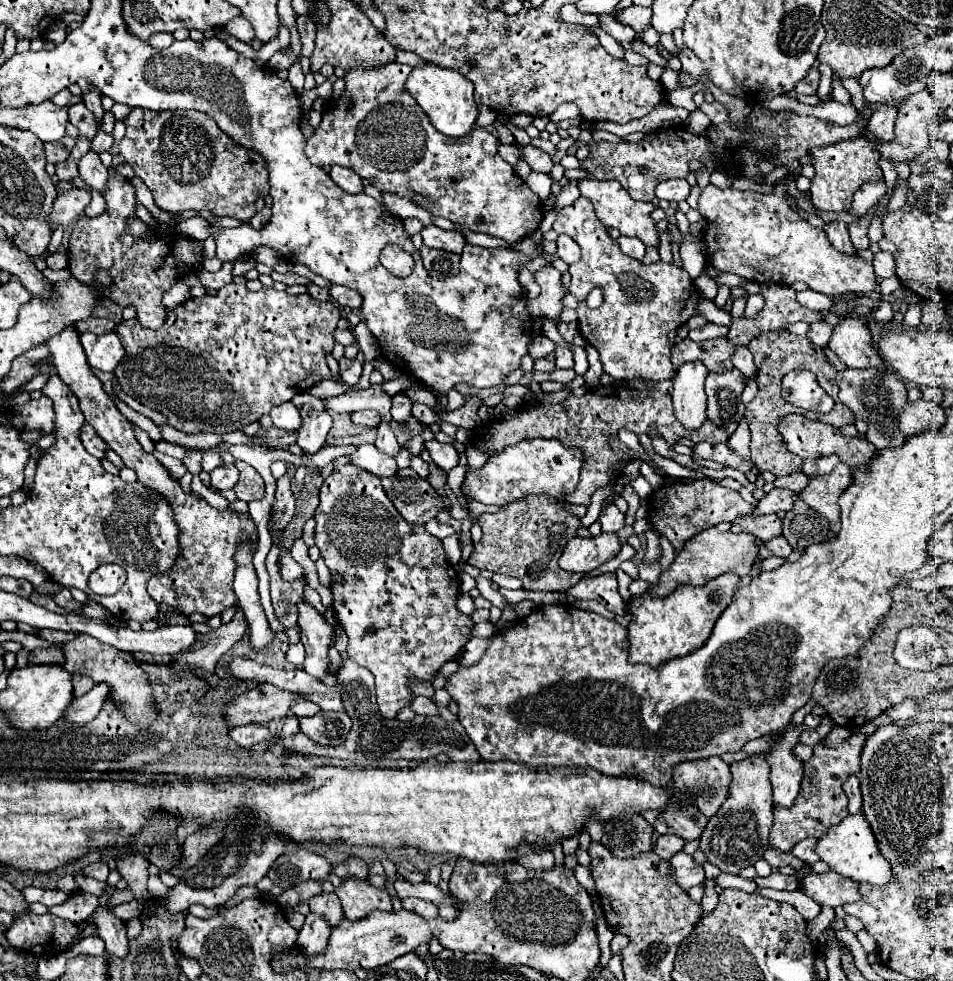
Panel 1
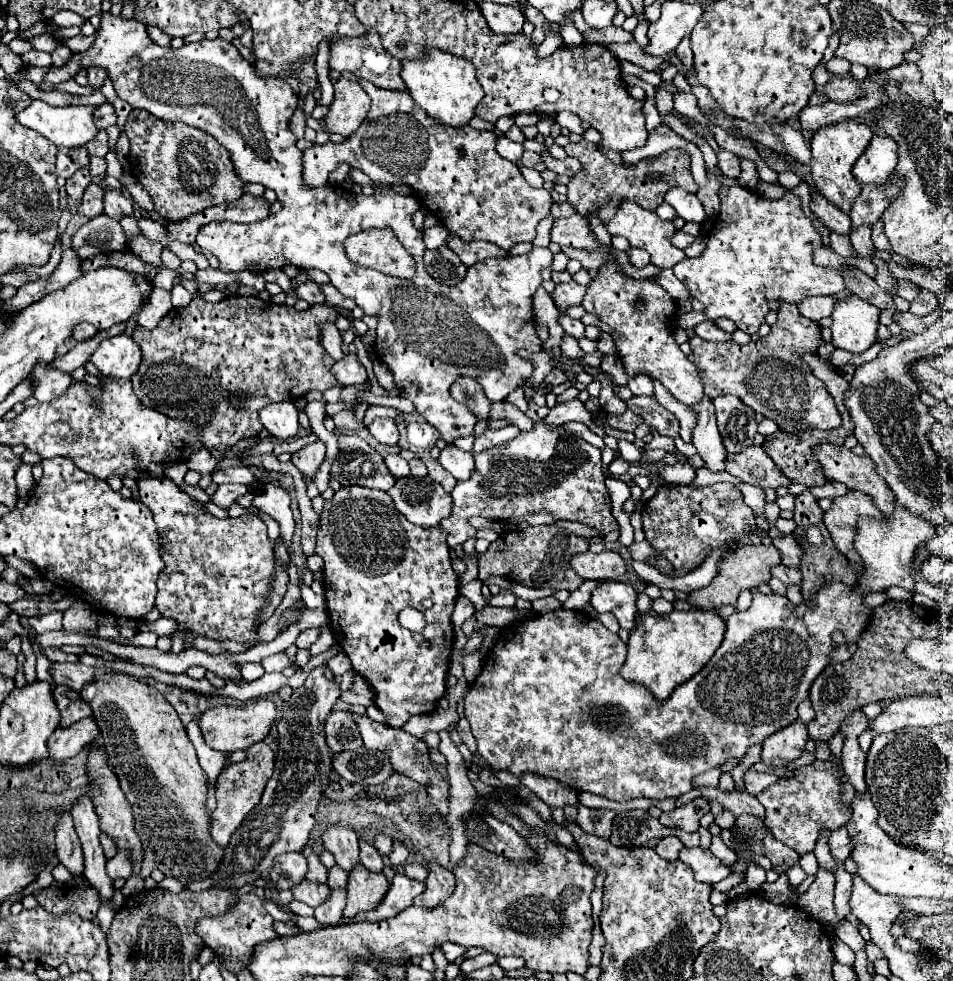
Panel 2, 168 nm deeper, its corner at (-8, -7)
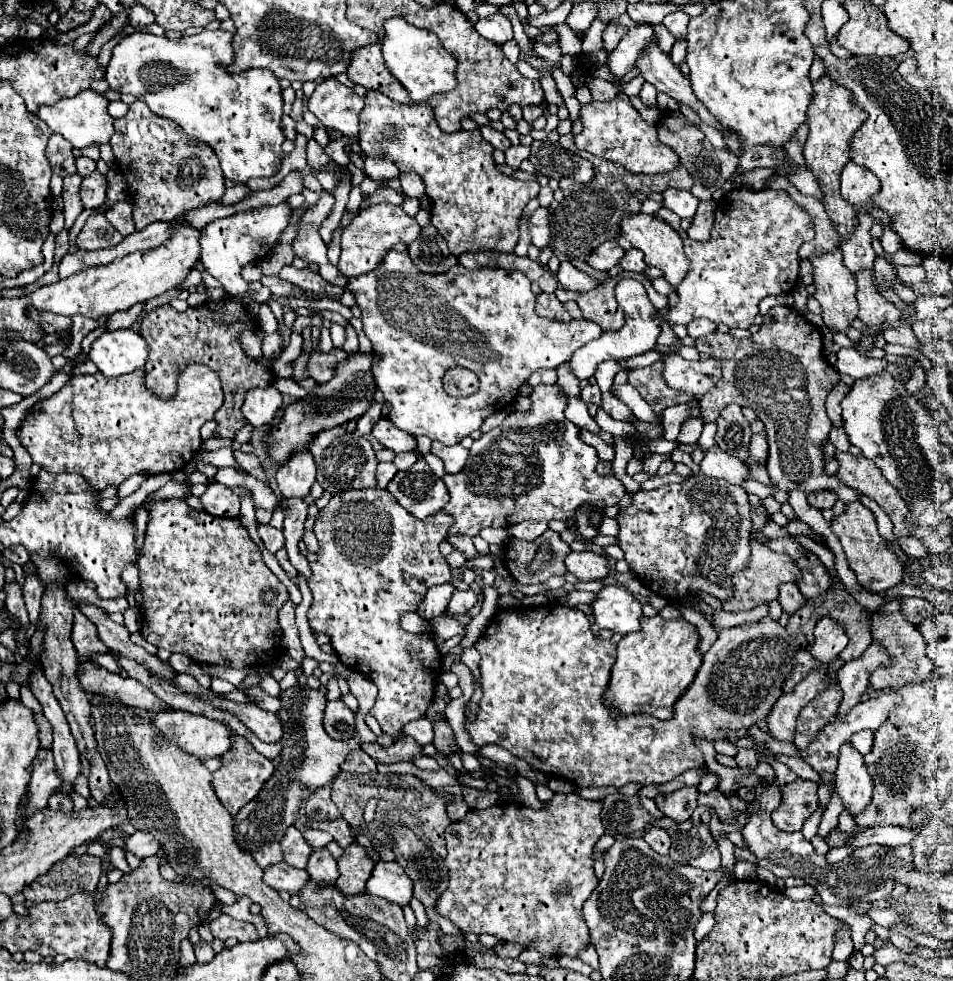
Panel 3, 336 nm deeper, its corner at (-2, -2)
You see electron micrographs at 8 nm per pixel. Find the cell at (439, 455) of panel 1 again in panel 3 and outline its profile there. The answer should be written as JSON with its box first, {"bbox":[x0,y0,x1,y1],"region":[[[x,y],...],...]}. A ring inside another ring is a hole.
{"bbox":[432,441,468,473],"region":[[[438,441],[432,443],[432,453],[438,455],[442,461],[444,461],[444,467],[446,467],[446,473],[458,473],[464,463],[466,463],[466,457],[468,457],[468,449],[464,449],[462,445],[442,445]]]}

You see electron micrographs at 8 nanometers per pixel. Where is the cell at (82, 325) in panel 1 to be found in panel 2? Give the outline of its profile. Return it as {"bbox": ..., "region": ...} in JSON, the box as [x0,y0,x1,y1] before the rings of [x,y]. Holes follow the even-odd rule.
{"bbox":[72,322,98,342],"region":[[[82,322],[82,324],[78,324],[78,326],[72,330],[72,338],[74,338],[76,342],[84,342],[84,340],[92,338],[96,332],[98,332],[98,328],[96,328],[96,326]]]}

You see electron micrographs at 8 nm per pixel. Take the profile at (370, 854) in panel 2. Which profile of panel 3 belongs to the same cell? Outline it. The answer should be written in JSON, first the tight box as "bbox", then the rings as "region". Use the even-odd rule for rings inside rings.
{"bbox":[308,819,356,849],"region":[[[308,819],[308,825],[314,827],[314,829],[322,829],[322,831],[328,831],[334,841],[346,849],[348,845],[352,845],[356,841],[356,835],[352,833],[352,827],[344,821],[344,819],[334,819],[334,821],[320,821],[320,823],[314,823]]]}

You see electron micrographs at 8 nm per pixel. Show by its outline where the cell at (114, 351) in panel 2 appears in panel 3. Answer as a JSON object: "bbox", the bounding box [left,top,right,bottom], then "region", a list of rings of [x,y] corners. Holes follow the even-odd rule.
{"bbox":[88,329,148,377],"region":[[[116,329],[102,333],[88,353],[88,359],[106,377],[118,377],[142,369],[148,357],[146,341],[132,329]]]}

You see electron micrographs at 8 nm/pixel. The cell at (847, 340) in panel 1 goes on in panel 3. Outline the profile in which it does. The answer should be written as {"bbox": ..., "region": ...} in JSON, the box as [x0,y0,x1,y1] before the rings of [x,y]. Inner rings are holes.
{"bbox":[814,249,858,333],"region":[[[836,249],[834,253],[826,253],[822,257],[814,257],[814,297],[818,299],[820,307],[822,307],[822,319],[824,325],[832,331],[832,333],[844,333],[852,321],[858,317],[858,301],[856,301],[856,279],[854,275],[850,275],[850,271],[844,267],[842,263],[842,253],[840,249]]]}

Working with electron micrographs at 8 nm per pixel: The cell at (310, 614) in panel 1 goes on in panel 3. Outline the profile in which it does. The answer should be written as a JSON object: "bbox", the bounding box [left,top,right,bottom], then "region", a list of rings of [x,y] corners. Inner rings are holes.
{"bbox":[234,671,378,853],"region":[[[354,671],[348,679],[349,689],[358,701],[359,710],[355,714],[356,735],[348,741],[334,741],[324,731],[322,719],[326,709],[326,685],[318,689],[310,689],[308,685],[300,687],[298,683],[290,689],[286,689],[280,695],[282,709],[276,713],[282,723],[282,753],[280,761],[276,761],[276,769],[272,777],[264,783],[260,793],[244,805],[238,815],[234,817],[234,839],[246,853],[256,853],[260,847],[272,841],[282,841],[288,827],[292,827],[298,819],[300,803],[304,801],[304,795],[310,795],[316,789],[326,787],[336,777],[338,769],[344,762],[346,755],[352,749],[360,748],[362,743],[373,743],[376,735],[365,723],[365,716],[374,706],[378,689],[374,682],[363,673]]]}

